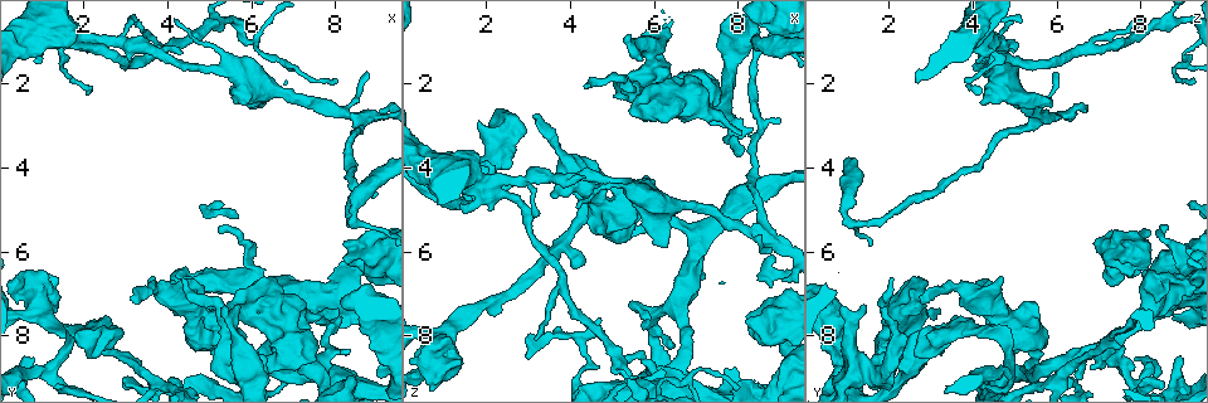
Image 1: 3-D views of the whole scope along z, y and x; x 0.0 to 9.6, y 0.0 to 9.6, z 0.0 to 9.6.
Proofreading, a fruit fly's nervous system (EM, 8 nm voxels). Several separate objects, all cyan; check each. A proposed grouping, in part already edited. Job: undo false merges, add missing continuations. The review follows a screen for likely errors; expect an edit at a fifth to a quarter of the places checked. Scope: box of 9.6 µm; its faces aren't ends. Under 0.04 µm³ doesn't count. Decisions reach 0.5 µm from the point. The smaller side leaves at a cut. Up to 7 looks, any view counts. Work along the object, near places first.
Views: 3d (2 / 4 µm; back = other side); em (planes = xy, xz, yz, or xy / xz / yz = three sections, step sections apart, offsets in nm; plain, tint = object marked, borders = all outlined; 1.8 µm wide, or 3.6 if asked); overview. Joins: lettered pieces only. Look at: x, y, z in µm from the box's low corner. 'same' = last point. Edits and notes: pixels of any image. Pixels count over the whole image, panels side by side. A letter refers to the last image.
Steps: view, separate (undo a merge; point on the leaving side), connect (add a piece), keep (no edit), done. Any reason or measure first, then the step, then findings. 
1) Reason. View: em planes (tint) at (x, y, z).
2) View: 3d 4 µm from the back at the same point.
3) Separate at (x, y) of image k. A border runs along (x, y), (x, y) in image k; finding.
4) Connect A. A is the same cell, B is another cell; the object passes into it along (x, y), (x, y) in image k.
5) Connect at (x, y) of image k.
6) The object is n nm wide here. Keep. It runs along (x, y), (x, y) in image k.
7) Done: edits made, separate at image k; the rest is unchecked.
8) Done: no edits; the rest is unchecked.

View: 3d 2 µm at (6.90, 8.95, 5.40).

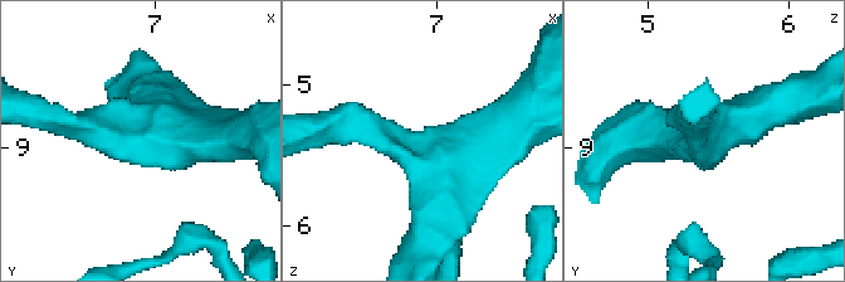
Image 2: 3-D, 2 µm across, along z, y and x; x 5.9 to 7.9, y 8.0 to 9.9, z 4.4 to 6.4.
3 arms meet here; the arms are 200, 320, 320 nm wide; now the EM. View: em planes (borders) at (6.88, 8.90, 5.44).

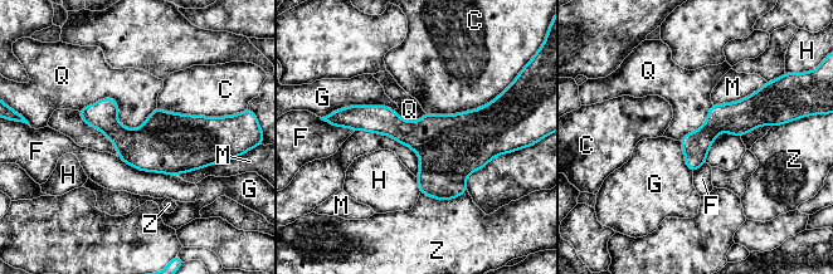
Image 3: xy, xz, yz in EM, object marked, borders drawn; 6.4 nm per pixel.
Keep. C, F, G, H, M, Q and Z are other cells; a border runs along (156, 106), (78, 109) in image 3; continuous, no second neuron.

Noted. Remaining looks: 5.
Thick end. View: em planes (borders) at (6.00, 7.55, 1.95).

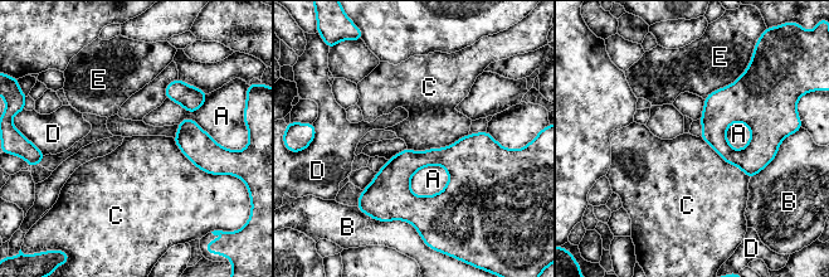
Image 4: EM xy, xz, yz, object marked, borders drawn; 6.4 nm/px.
The longest contact is with C, 400 nm. Keep. A, B, C, D and E are other cells; no lettered piece goes on from it.

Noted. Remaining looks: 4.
View: em xy step 4 (tint) at (8.50, 2.80, 5.50).

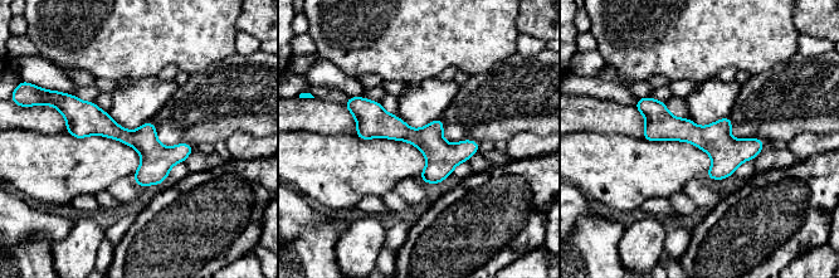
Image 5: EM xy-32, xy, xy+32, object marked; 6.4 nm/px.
View: em planes (borders) at the same point.

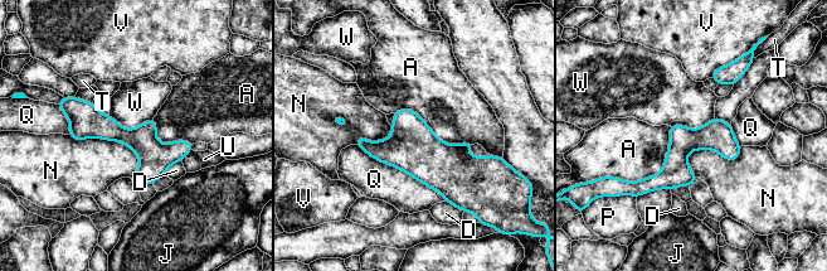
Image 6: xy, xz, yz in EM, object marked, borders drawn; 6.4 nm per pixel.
Keep. A, D, J, N, P, Q, T, U, V and W are other cells; a border runs along (108, 116), (129, 129), (152, 119) in image 6; one neuron here.

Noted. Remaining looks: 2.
Done: no edits; the rest is unchecked.

